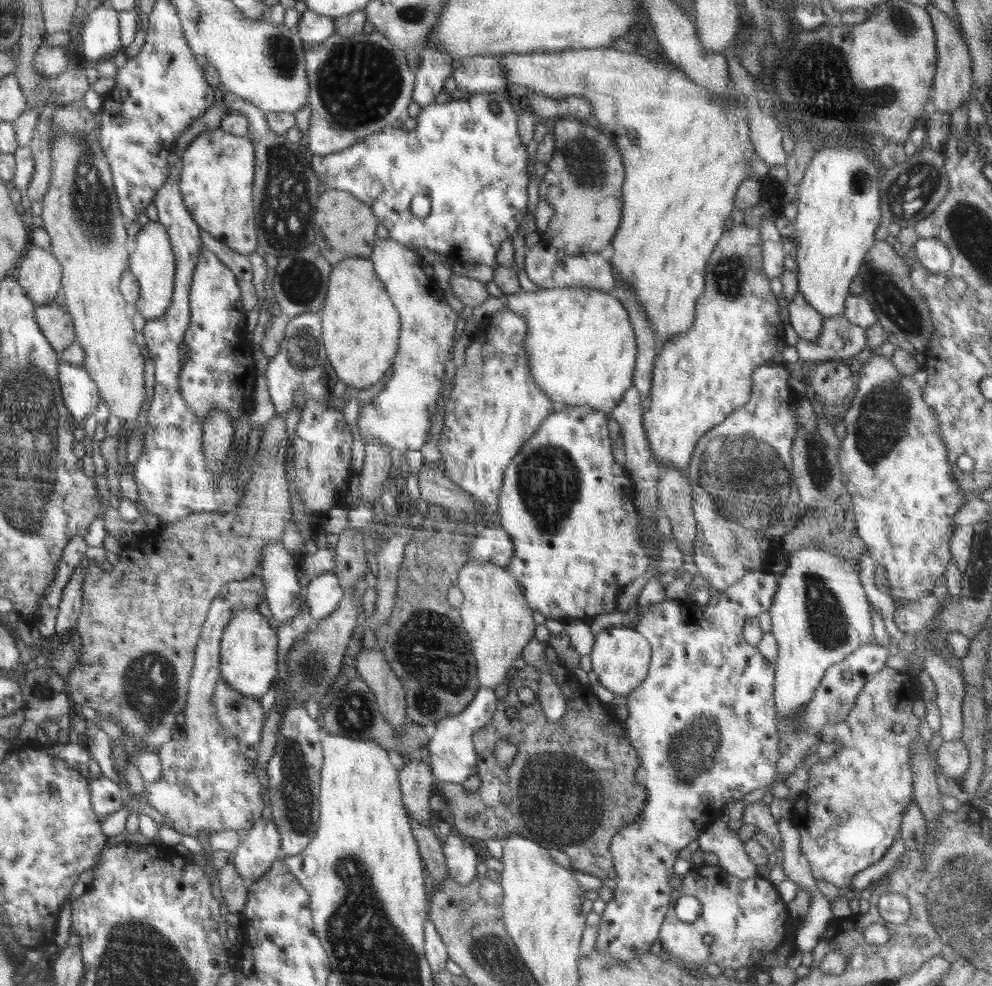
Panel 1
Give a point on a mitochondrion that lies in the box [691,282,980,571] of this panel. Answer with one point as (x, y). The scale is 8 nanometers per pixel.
(883, 418)

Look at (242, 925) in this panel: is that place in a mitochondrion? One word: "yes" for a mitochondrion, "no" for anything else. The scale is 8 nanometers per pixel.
no

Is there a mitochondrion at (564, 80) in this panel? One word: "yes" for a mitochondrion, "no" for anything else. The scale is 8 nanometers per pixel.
no

